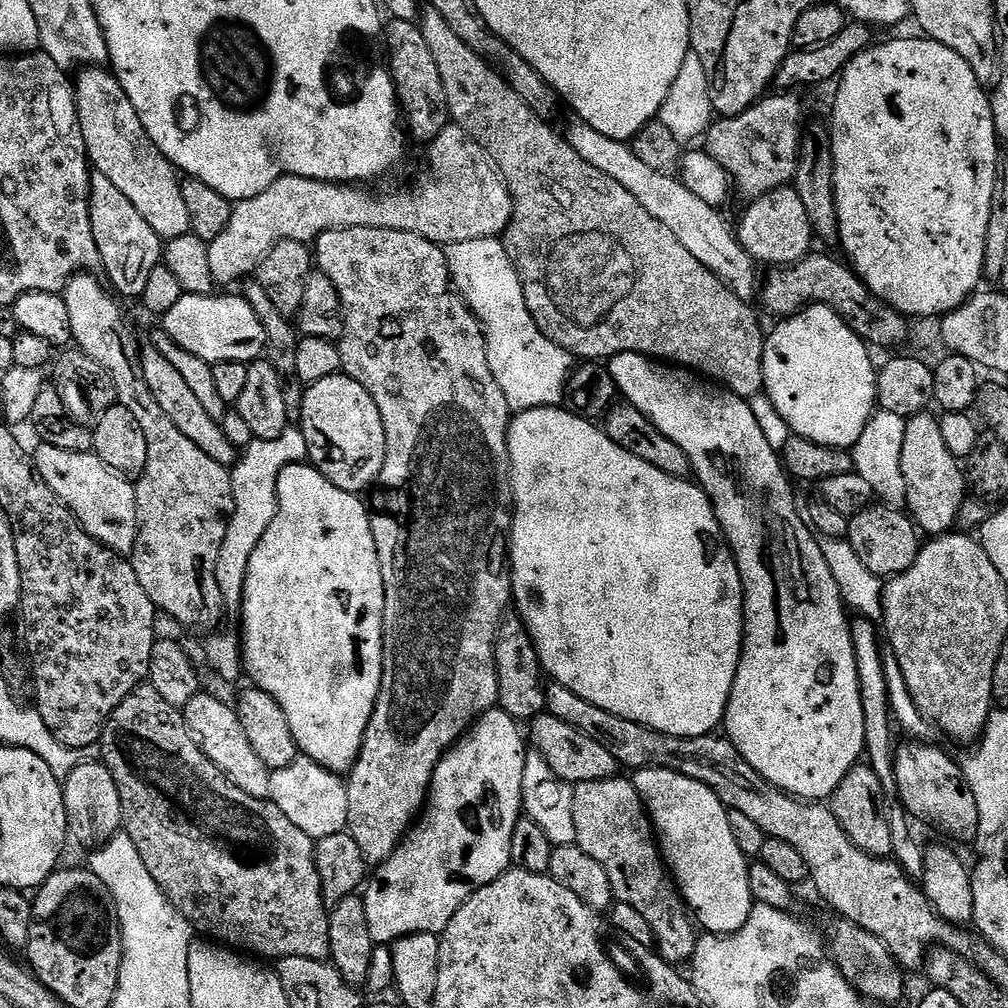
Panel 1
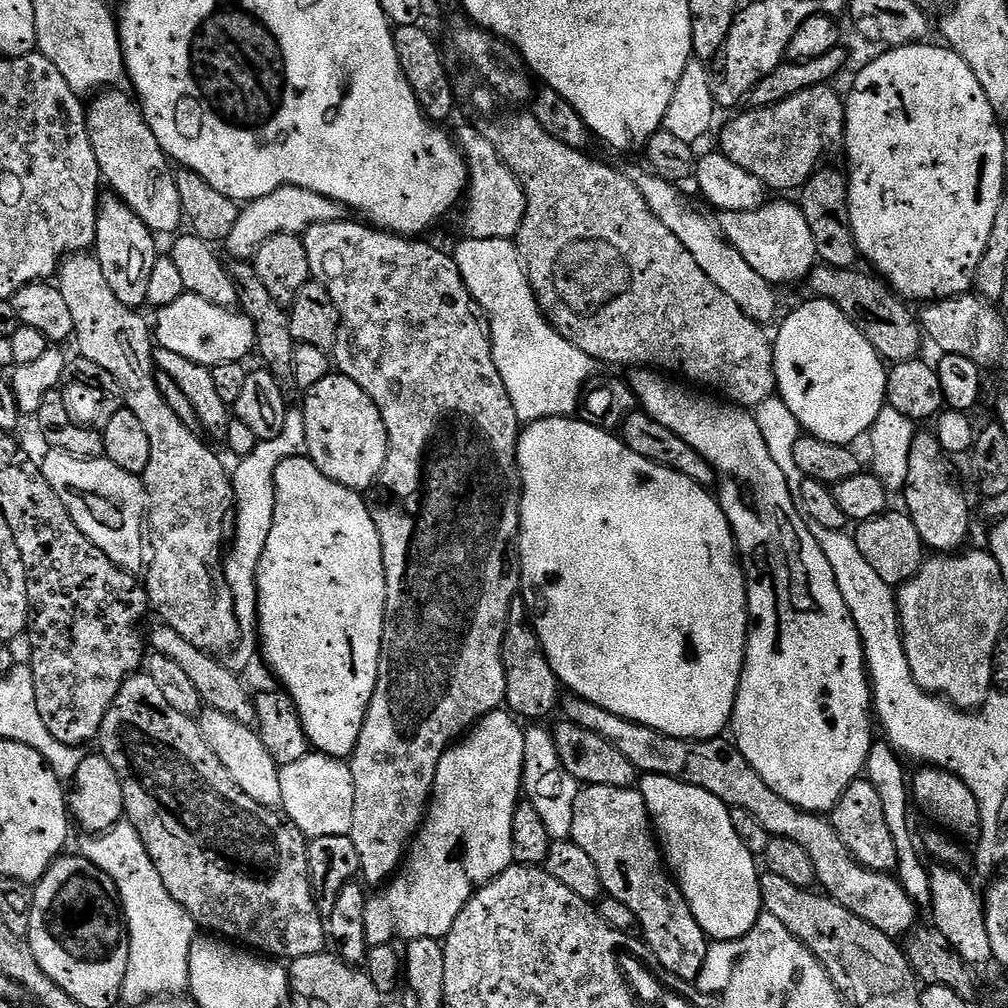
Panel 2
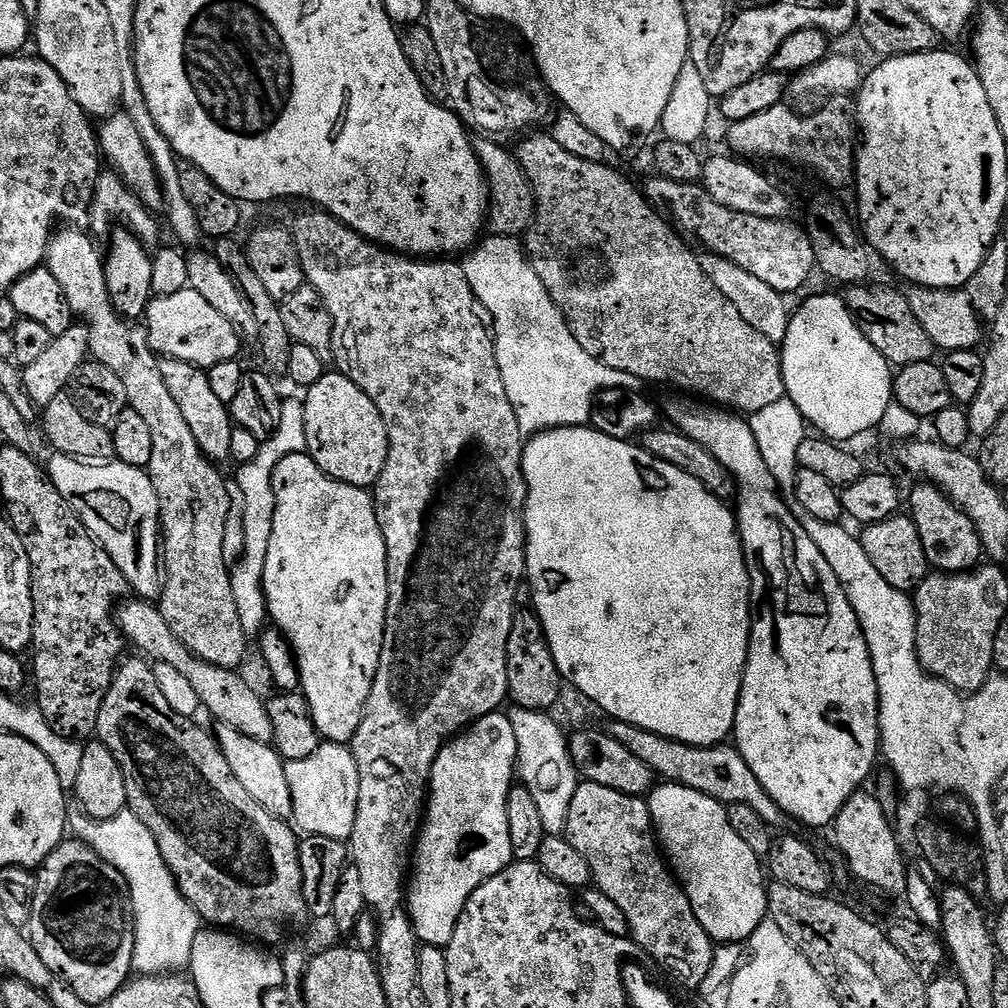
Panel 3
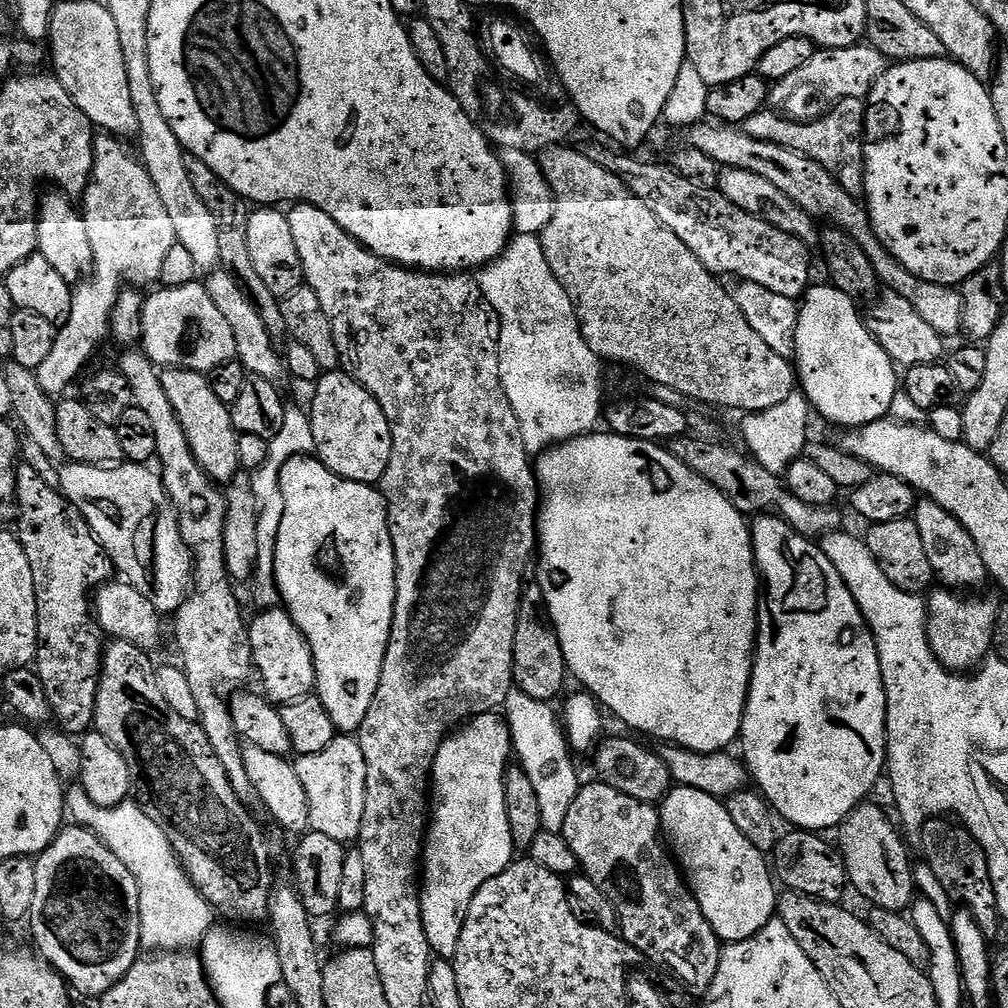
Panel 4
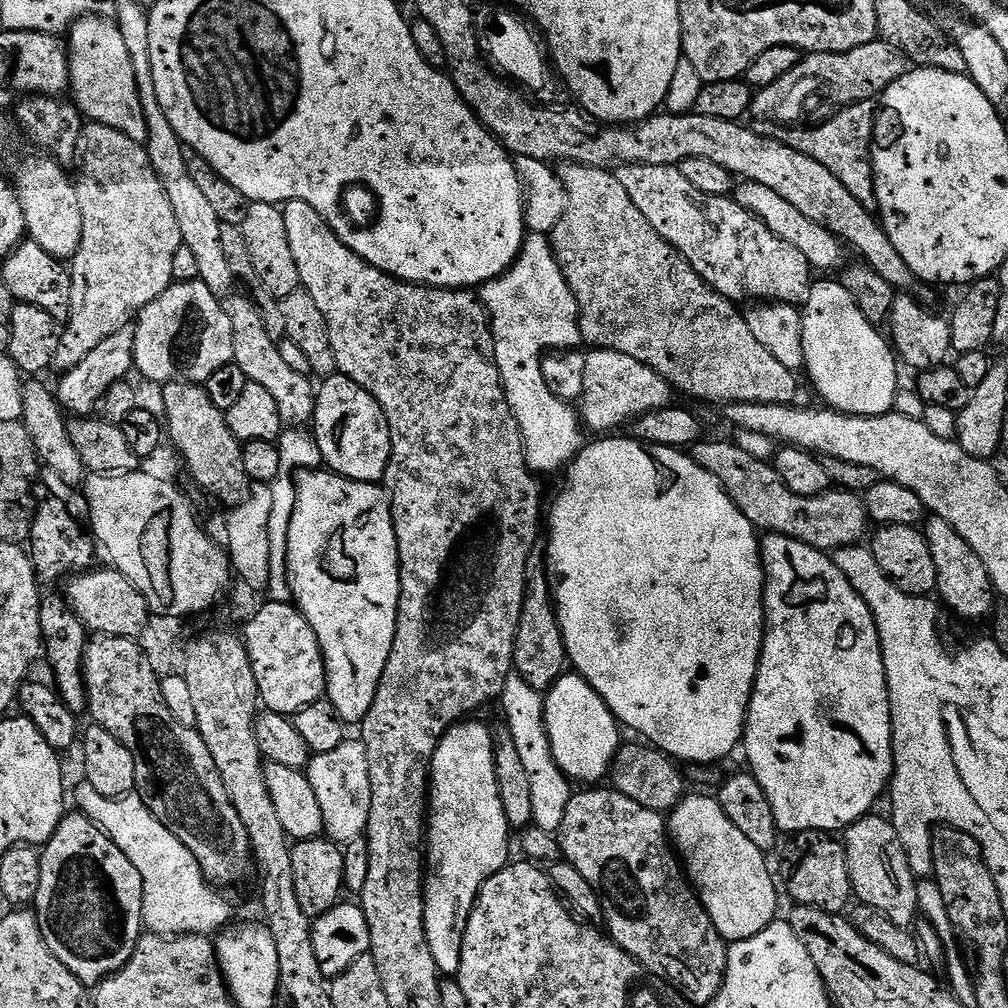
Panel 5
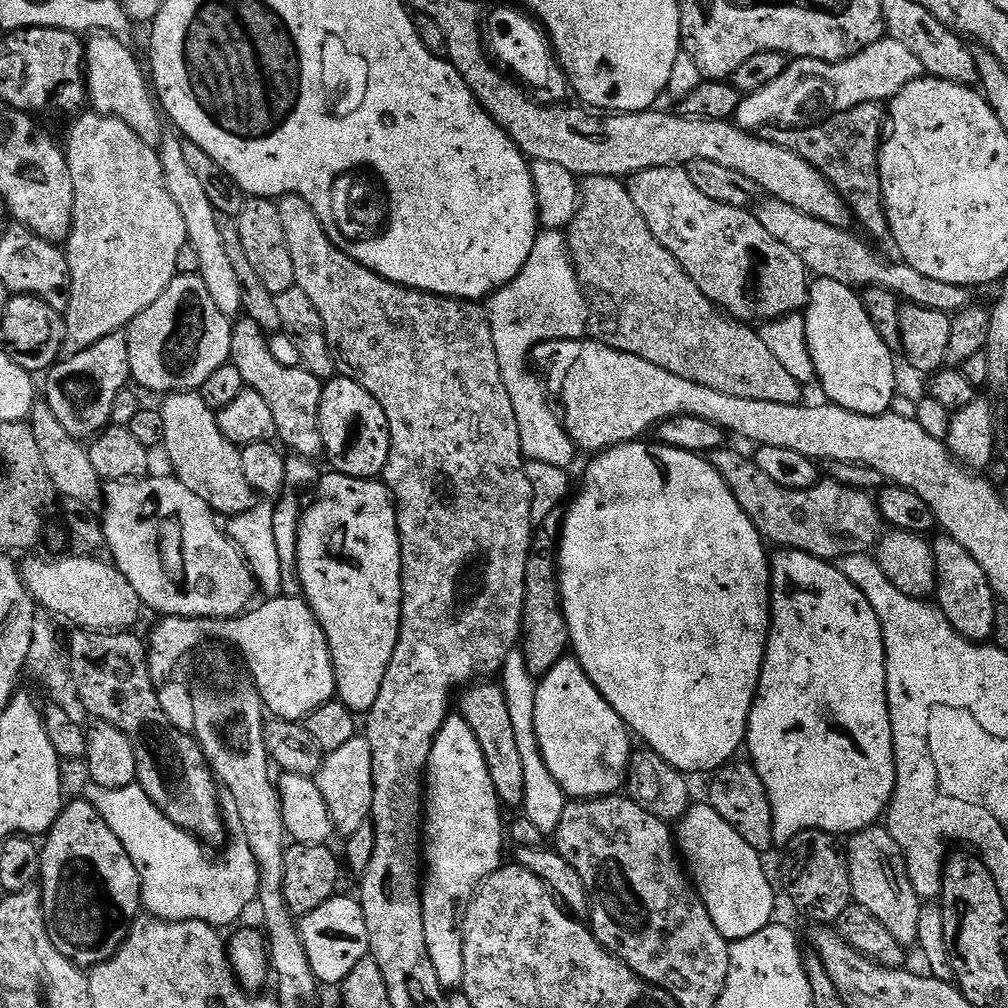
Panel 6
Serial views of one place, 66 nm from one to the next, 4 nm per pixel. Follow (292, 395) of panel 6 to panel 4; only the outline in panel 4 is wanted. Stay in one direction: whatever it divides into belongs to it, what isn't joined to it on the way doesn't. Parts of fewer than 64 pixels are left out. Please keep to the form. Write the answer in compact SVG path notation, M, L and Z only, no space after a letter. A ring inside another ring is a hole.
M213 270L207 273L206 287L210 299L214 301L214 306L218 306L218 311L222 313L222 318L226 318L230 330L234 330L235 359L240 361L249 376L266 378L272 384L279 385L280 379L285 379L286 376L283 355L278 351L277 345L273 344L266 330L266 322L262 322L260 311L252 303L247 292L244 292L242 286L238 286L238 282L234 282L234 278L223 270Z

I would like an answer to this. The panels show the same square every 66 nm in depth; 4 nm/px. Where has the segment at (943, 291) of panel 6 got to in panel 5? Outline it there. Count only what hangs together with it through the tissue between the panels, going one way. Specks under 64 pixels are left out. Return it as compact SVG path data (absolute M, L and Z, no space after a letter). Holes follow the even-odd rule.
M746 180L735 185L734 199L738 202L738 206L742 206L750 214L754 214L759 220L764 221L765 226L775 236L782 238L782 242L790 242L790 246L794 246L794 250L800 251L806 257L808 265L817 273L831 273L828 272L831 268L839 269L845 263L846 248L842 241L834 234L830 234L830 230L826 230L826 226L818 226L818 222L806 218L806 214L800 213L791 202L786 202L786 198L781 198L774 190L753 180Z

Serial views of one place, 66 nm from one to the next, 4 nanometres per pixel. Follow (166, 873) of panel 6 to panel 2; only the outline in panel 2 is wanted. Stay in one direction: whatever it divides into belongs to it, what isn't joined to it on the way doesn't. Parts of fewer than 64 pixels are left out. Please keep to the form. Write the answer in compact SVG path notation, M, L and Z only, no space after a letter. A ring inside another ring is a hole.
M121 822L108 832L88 834L78 848L98 870L110 874L124 908L124 923L128 926L130 962L126 966L123 1003L144 1004L157 998L176 998L188 988L188 963L191 942L198 935L196 924L188 911L174 898L162 883L162 874L150 858L138 830L133 824Z

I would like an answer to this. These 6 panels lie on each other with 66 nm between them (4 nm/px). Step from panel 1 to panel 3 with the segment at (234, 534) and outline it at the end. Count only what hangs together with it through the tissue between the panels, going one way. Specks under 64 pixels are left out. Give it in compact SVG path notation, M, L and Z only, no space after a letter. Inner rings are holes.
M303 399L284 400L282 406L282 422L278 422L278 430L268 437L260 445L258 458L254 458L249 464L239 465L238 473L234 481L242 490L245 499L245 548L241 558L234 565L234 606L238 606L238 618L242 618L242 630L250 642L259 641L269 623L268 603L264 593L264 575L266 574L266 552L270 550L270 530L274 530L274 510L276 499L274 498L274 470L282 458L290 454L307 452L306 446L306 414L304 413Z

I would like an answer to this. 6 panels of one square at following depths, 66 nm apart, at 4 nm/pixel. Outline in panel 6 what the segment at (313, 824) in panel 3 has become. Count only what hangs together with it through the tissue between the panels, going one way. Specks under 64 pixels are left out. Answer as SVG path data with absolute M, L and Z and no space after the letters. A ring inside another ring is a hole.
M357 734L346 746L327 753L320 763L320 770L314 779L318 790L322 790L322 798L326 798L326 806L330 810L333 829L341 832L341 837L348 837L358 830L358 826L369 823L372 814L372 799L374 798L374 762L370 742Z

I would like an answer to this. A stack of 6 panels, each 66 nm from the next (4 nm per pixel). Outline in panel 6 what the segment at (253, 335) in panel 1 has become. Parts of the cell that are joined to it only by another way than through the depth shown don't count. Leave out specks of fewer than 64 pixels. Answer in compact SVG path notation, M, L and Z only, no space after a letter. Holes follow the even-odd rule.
M177 274L166 290L126 329L132 380L152 392L198 390L218 366L229 363L232 324L214 304L200 275Z

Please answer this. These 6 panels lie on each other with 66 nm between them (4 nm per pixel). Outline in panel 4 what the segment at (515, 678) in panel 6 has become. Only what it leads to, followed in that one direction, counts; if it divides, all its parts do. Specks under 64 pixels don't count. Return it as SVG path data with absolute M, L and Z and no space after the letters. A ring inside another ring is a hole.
M513 691L506 698L502 709L508 721L508 729L512 735L512 751L519 767L530 774L530 783L538 793L538 807L542 810L542 826L546 832L563 833L566 813L574 798L580 793L582 779L576 773L574 753L568 747L566 733L562 727L561 717L552 709L549 702L538 702L538 698L530 698L527 694Z

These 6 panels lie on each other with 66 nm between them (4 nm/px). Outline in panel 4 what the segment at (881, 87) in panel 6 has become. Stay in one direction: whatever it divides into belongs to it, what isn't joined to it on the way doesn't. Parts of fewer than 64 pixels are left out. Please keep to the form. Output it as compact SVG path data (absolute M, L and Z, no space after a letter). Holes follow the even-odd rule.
M867 42L849 48L820 48L814 58L806 62L806 66L794 70L794 74L789 74L787 78L777 80L771 85L771 107L776 110L793 108L796 111L793 113L815 118L829 107L830 102L846 98L864 100L876 85L876 79L884 73L885 67L886 57Z

